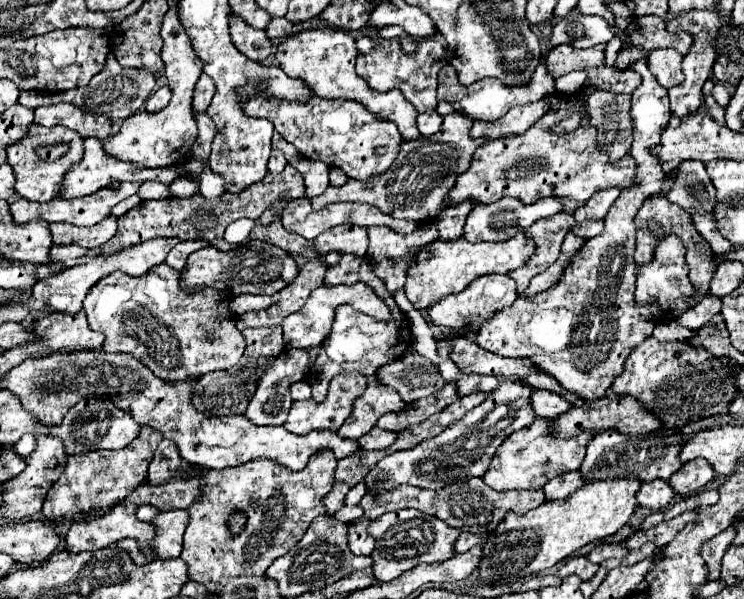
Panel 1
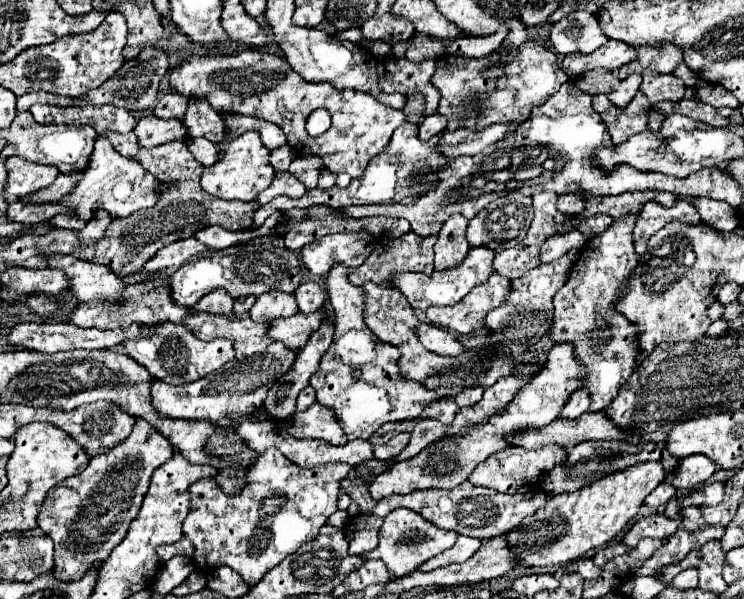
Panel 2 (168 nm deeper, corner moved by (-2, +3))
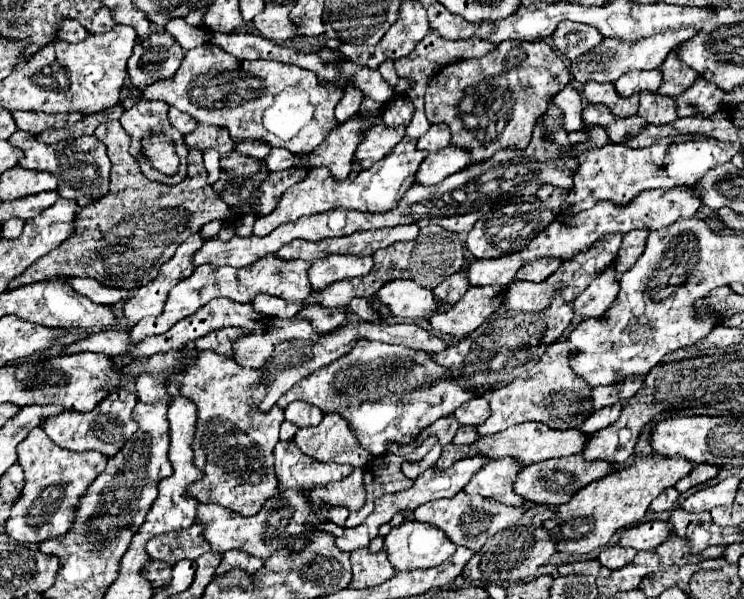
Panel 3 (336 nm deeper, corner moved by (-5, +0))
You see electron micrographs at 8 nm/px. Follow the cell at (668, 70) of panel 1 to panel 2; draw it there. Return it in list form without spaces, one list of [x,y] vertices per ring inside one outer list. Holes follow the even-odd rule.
[[[645,70],[643,74],[641,92],[649,98],[651,104],[663,102],[663,100],[681,100],[685,92],[685,84],[675,74],[651,74],[651,70]]]

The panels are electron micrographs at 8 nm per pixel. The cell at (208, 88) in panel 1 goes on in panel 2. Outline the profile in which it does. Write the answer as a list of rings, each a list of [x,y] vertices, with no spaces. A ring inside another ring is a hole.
[[[189,98],[183,122],[189,128],[191,138],[203,136],[213,144],[219,144],[223,138],[225,126],[223,126],[221,114],[211,110],[211,104],[203,102],[203,98]]]

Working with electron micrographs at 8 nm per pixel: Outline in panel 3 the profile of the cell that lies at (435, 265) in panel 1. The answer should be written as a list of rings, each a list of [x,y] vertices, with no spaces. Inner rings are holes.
[[[396,279],[386,283],[378,293],[378,301],[390,309],[392,315],[402,319],[420,319],[436,313],[438,303],[430,289],[416,285],[410,279]]]

